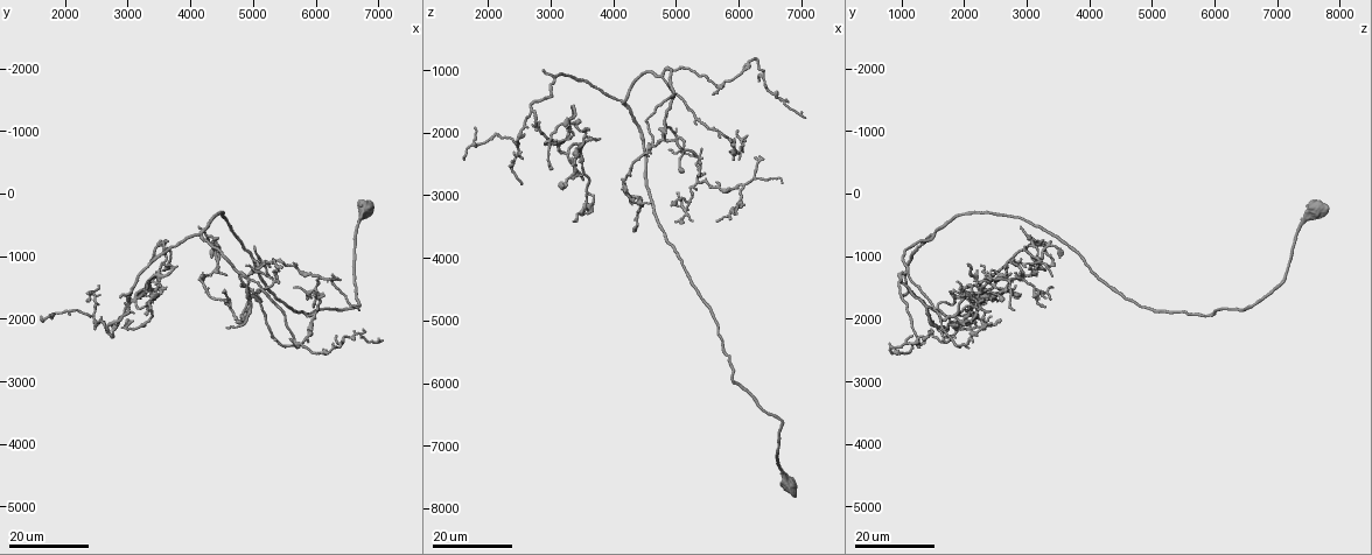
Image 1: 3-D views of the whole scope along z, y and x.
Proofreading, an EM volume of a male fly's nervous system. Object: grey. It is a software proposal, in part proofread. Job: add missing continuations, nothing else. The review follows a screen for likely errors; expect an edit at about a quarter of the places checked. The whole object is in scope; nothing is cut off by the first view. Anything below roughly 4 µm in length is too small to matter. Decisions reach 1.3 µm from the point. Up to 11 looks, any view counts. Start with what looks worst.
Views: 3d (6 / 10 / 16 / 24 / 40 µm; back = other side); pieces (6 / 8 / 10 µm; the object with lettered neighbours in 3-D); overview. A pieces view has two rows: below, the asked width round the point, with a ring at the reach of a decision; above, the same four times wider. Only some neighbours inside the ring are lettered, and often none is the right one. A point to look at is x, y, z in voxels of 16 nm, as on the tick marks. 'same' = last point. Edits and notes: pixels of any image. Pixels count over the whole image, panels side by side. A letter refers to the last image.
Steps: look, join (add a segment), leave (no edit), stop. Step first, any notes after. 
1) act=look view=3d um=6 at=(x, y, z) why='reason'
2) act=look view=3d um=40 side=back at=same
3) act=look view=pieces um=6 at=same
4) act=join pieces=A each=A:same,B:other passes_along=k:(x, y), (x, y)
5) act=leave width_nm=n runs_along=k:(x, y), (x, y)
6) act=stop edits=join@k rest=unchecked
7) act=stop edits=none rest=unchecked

act=look view=3d um=16 at=(2900, 1600, 1000) why='thin end'

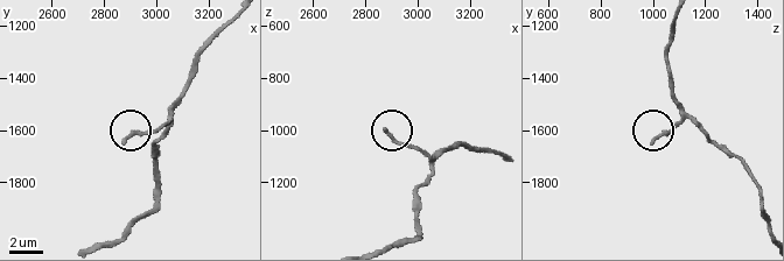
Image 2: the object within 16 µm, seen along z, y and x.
act=look view=pieces um=8 at=(2870, 1640, 1000)

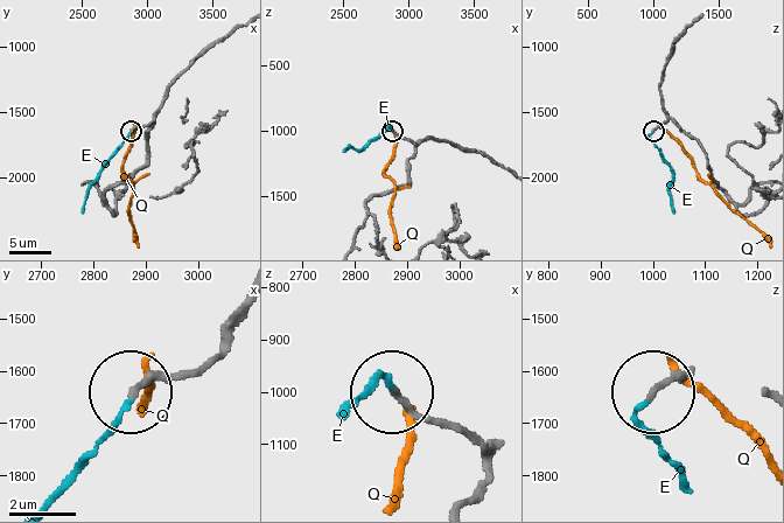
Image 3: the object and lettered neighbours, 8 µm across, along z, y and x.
act=join pieces=E width_nm=180 each=E:same,Q:other found='the neuron continues'

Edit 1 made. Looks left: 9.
act=look view=3d um=16 at=(3550, 1250, 2700) why='free end'

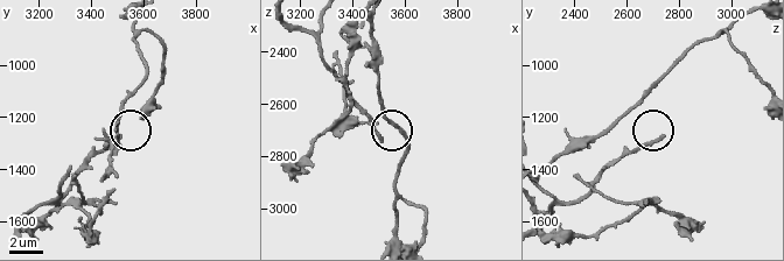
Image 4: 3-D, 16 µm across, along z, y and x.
act=look view=3d um=10 at=(3500, 1280, 2740)

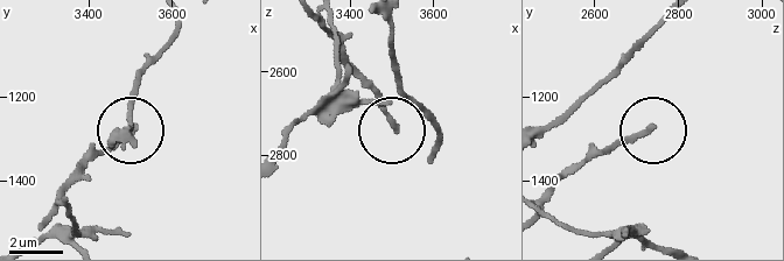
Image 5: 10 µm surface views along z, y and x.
act=look view=pieces um=6 at=(3505, 1280, 2735) why='what lies round it'

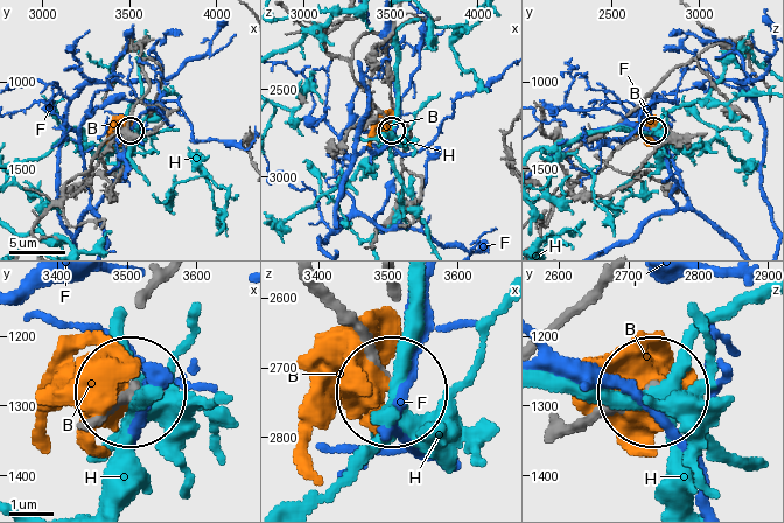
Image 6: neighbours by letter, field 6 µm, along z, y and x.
act=leave each=B:other,F:other,H:other runs_along=6:(559, 438), (644, 392) found='no lettered segment goes on from it'

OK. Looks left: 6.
act=look view=3d um=16 at=(7000, 2350, 1750) why='thin end'

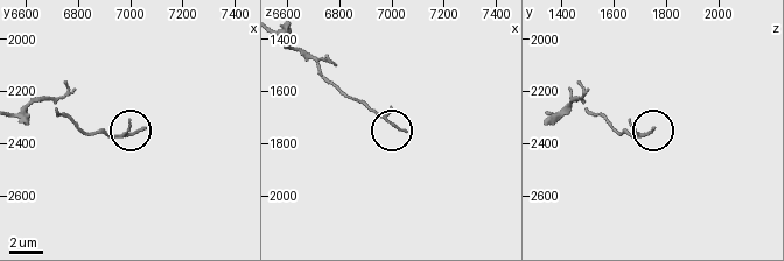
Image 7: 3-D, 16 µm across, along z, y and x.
act=look view=pieces um=8 at=(7050, 2350, 1750)

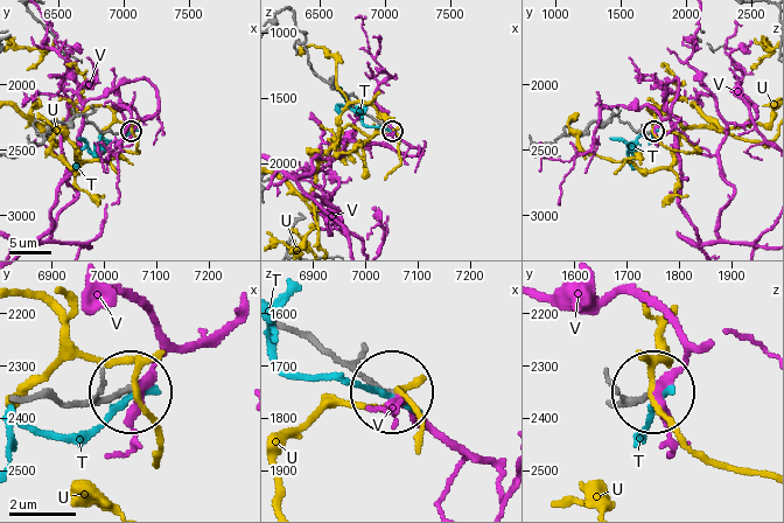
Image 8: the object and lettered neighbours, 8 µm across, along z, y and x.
act=leave width_nm=130 each=T:other,U:other,V:other runs_along=8:(33, 399), (109, 399), (131, 391) found='none of them fits'

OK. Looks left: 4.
act=look view=3d um=16 at=(4600, 2150, 1750) why='branch stops here'

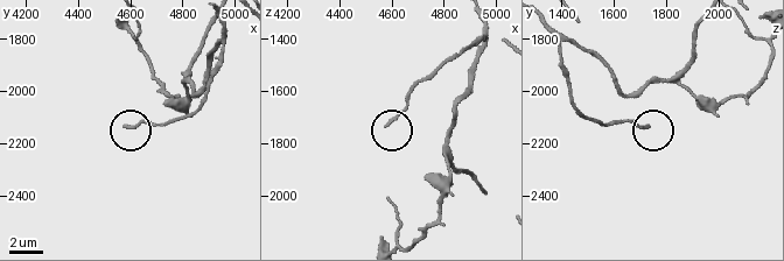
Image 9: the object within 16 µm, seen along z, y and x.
act=look view=3d um=6 at=(4580, 2130, 1730)

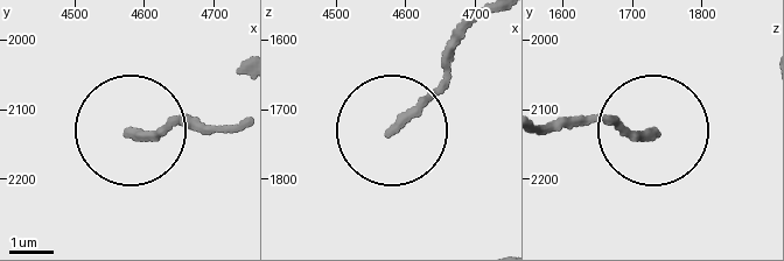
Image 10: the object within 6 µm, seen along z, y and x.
act=look view=pieces um=10 at=(4585, 2140, 1725)

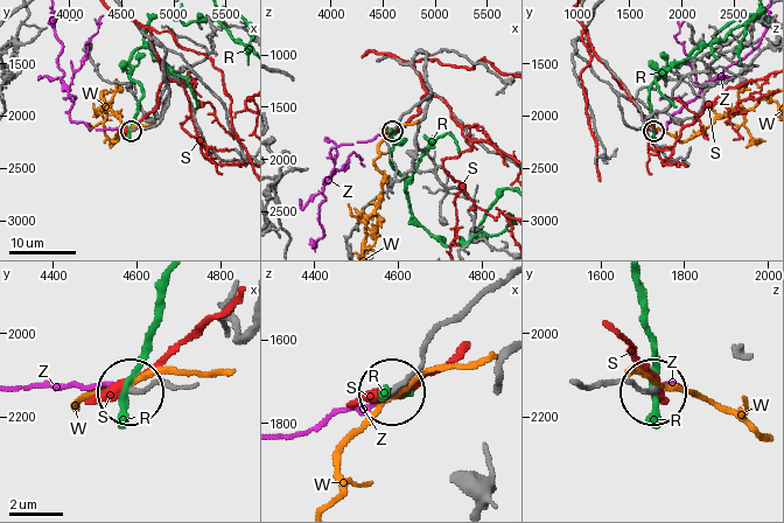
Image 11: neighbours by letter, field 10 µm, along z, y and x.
act=join pieces=Z each=R:other,S:other,W:other,Z:same passes_along=11:(180, 385), (20, 385) found='the neuron continues'

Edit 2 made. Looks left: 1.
act=stop edits=join@3,join@11 rest=unchecked

